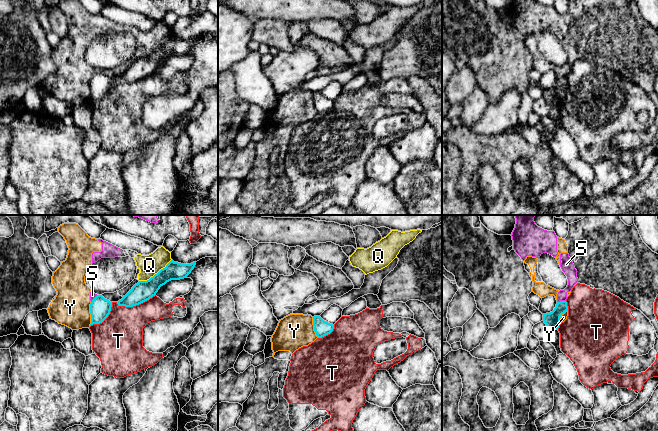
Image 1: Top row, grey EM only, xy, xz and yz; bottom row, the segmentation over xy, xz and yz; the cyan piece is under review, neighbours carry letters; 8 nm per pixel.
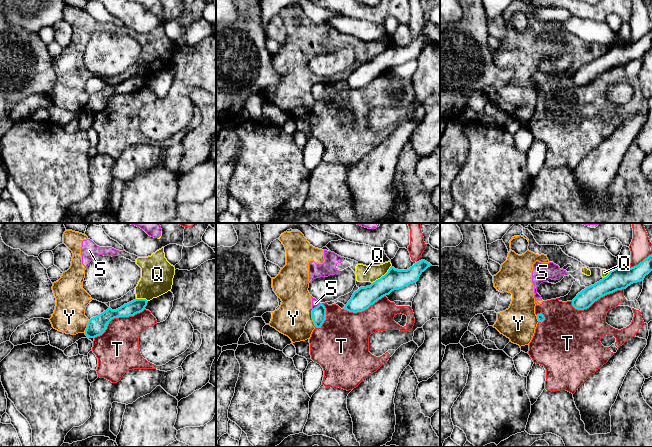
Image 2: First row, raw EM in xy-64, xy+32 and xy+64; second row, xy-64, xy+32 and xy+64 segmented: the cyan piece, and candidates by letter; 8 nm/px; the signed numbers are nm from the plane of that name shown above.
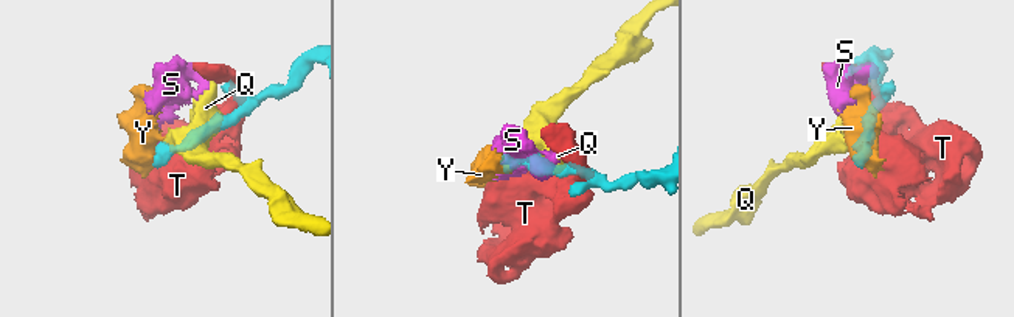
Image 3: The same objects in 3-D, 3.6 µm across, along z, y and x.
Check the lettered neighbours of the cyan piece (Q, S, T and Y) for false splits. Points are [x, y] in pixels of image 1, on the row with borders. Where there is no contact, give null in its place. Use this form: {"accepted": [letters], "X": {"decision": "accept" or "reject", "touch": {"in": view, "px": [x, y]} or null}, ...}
{"accepted": [], "Q": {"decision": "reject", "touch": {"in": "xy", "px": [155, 274]}}, "S": {"decision": "reject", "touch": {"in": "yz", "px": [561, 301]}}, "T": {"decision": "reject", "touch": {"in": "xy", "px": [135, 305]}}, "Y": {"decision": "reject", "touch": {"in": "xy", "px": [90, 313]}}}

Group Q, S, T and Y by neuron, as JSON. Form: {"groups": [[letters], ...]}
{"groups": [["Q", "S", "Y"], ["T"]]}

